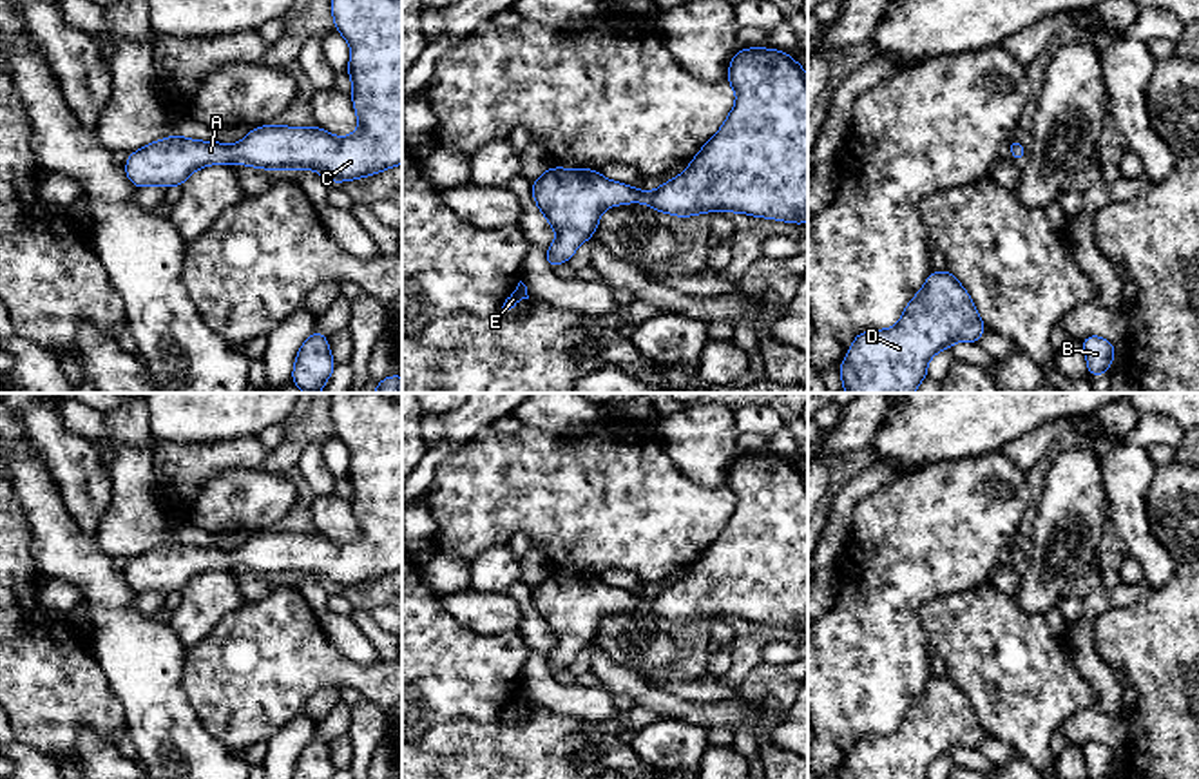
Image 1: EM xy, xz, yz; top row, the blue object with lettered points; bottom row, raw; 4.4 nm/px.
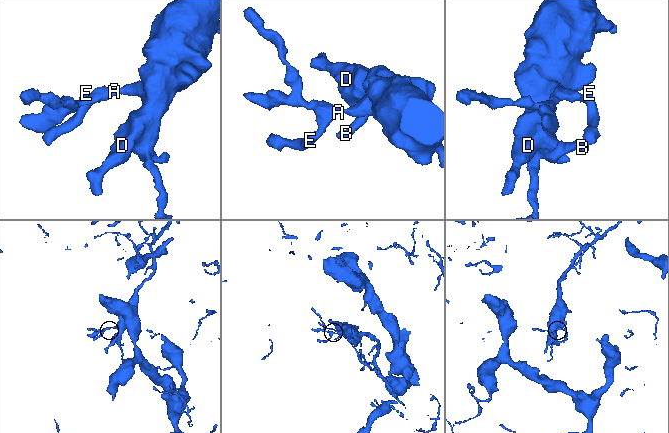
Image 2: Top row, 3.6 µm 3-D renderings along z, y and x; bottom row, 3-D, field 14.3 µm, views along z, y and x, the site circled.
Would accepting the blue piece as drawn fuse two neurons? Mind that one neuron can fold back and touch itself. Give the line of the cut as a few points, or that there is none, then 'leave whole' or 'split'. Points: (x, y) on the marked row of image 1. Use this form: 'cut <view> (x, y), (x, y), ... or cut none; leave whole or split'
cut none; leave whole

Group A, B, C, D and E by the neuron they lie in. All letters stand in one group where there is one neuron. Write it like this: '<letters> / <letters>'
A B C D E

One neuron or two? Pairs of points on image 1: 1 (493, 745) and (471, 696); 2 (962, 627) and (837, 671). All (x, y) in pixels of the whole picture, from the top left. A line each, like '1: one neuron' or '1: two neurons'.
1: two neurons
2: two neurons

